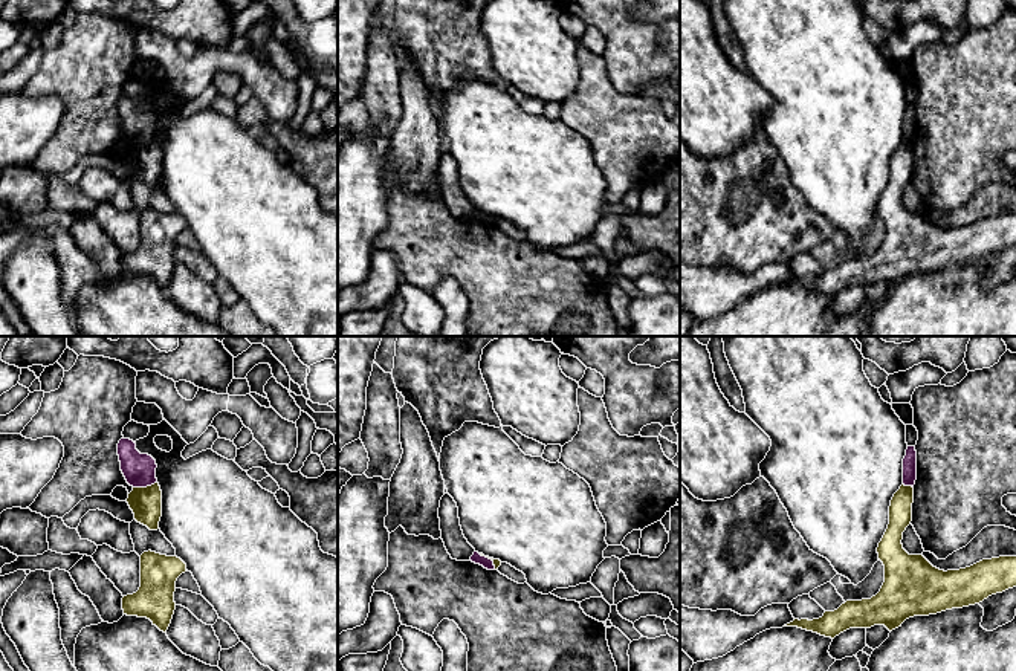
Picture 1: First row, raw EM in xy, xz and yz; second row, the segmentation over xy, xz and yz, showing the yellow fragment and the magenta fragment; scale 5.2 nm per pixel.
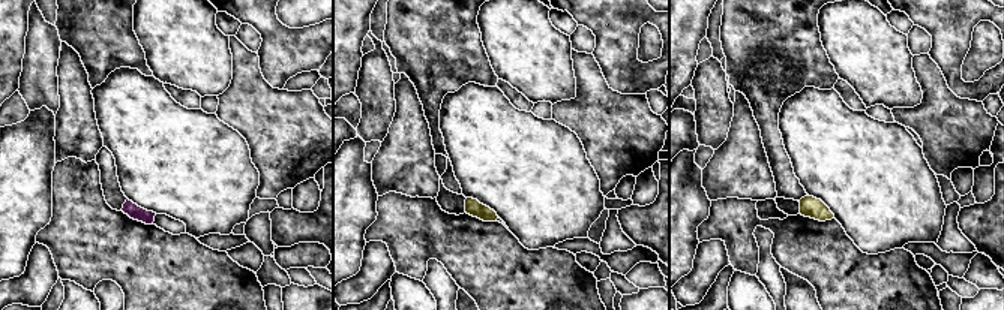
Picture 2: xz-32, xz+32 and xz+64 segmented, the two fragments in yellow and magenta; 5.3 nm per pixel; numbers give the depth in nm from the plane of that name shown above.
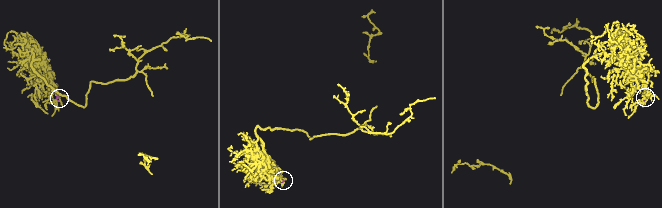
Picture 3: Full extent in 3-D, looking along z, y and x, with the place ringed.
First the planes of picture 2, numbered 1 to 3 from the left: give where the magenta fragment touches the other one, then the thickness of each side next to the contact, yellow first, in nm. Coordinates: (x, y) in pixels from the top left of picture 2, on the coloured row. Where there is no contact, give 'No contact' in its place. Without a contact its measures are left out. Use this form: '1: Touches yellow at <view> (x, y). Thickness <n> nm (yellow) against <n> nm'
1: No contact
2: No contact
3: No contact

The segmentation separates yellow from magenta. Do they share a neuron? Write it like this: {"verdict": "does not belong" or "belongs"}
{"verdict": "does not belong"}

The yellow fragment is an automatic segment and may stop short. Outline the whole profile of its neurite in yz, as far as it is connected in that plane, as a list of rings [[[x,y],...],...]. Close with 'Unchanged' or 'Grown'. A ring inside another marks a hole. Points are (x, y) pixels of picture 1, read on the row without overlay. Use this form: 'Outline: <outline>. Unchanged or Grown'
Outline: [[[901,142],[889,164],[889,182],[878,200],[878,217],[885,223],[885,240],[871,257],[846,258],[834,269],[825,269],[819,277],[794,277],[784,284],[798,284],[834,297],[849,286],[885,283],[889,289],[914,274],[937,272],[982,260],[992,252],[1016,245],[1016,214],[982,217],[959,228],[940,228],[923,212],[909,212],[901,202],[903,190],[912,179],[914,145]]]. Unchanged

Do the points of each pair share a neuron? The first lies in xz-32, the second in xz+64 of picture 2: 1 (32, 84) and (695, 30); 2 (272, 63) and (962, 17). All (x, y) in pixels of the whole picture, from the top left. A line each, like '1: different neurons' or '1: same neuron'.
1: different neurons
2: same neuron

